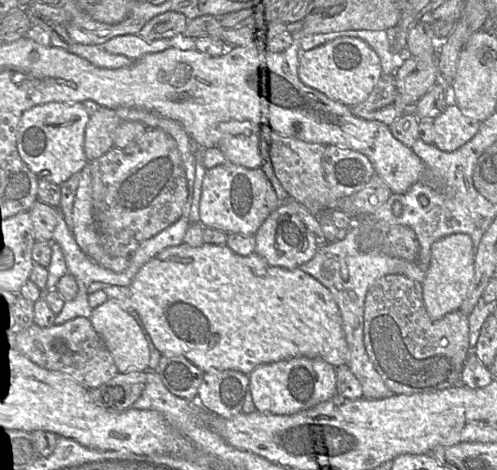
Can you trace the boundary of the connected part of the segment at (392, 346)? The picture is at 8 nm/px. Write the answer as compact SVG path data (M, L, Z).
M389 274L377 279L369 287L364 310L364 344L375 370L394 394L434 392L460 384L469 355L469 341L469 316L461 310L450 312L438 320L429 317L422 283L404 275Z

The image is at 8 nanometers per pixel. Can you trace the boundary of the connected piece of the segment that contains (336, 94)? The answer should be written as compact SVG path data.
M355 37L337 38L305 51L299 67L299 78L305 85L348 107L365 102L382 75L376 52L365 41Z

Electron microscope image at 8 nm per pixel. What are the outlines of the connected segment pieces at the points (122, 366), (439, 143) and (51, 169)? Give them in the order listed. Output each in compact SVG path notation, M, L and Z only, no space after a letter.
M108 299L93 309L89 321L110 351L119 373L149 370L150 352L141 328L135 318L115 301Z
M451 103L445 111L432 120L434 145L445 152L459 150L479 131L481 122Z
M50 102L21 114L17 129L17 150L22 161L39 179L61 187L89 163L84 152L85 130L92 112L83 103Z

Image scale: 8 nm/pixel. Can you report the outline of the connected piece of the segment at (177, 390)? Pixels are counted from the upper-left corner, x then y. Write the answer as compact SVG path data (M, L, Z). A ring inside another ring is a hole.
M162 355L155 371L172 394L188 401L196 401L204 372L184 356Z

